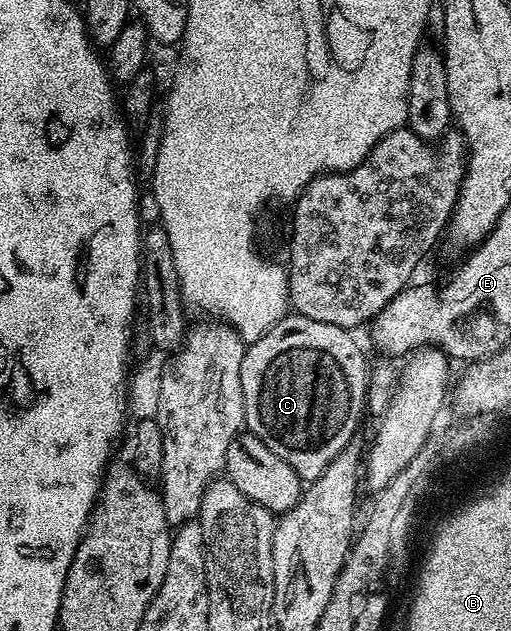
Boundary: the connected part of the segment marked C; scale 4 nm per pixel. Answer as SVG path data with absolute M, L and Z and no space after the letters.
M288 313L281 321L274 323L259 340L246 348L244 360L241 361L241 390L244 393L246 430L257 436L273 453L277 453L282 461L288 462L303 481L314 481L317 477L321 477L321 473L325 473L325 469L333 459L356 438L355 430L359 427L359 418L365 415L369 370L367 371L367 359L353 335L350 330L339 328L337 325L322 324L321 321L313 321L309 317Z

